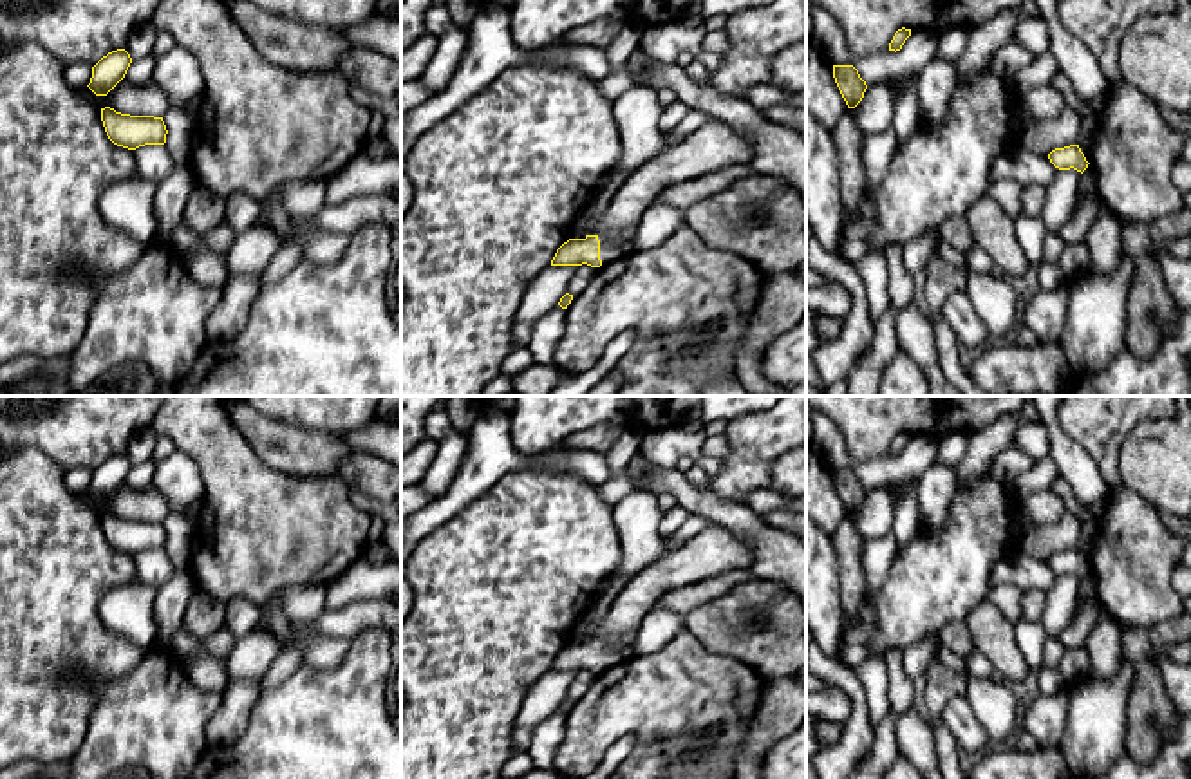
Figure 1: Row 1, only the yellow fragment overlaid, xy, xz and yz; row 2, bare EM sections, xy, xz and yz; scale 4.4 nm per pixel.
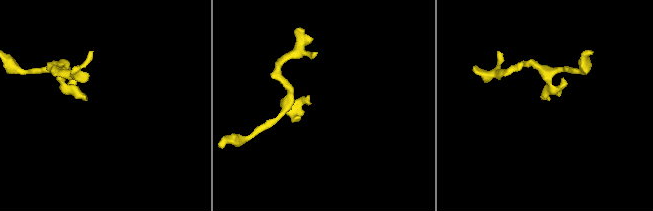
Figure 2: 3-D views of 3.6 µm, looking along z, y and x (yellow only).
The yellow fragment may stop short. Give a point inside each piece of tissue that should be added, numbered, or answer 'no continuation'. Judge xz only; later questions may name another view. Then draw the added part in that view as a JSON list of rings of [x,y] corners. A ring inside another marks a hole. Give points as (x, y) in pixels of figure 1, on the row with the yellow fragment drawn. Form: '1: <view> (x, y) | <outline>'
1: xz (611, 248) | [[[634,231],[625,233],[622,237],[598,235],[598,240],[600,240],[602,266],[595,267],[596,271],[602,269],[605,264],[614,262],[636,249],[634,248]]]

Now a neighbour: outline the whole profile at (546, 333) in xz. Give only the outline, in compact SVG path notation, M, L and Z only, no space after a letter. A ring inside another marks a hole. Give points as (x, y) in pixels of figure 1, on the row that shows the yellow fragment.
M555 305L531 329L528 351L533 354L535 363L553 365L555 352L560 338L566 333L566 309Z

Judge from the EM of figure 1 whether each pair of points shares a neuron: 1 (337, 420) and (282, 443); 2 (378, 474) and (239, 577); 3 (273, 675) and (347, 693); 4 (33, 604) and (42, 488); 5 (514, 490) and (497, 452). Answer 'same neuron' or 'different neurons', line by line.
1: different neurons
2: different neurons
3: different neurons
4: same neuron
5: different neurons

